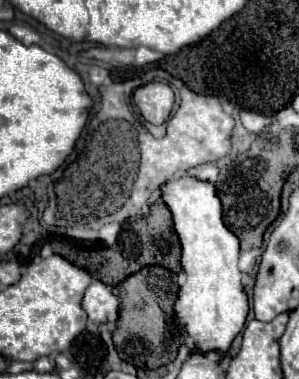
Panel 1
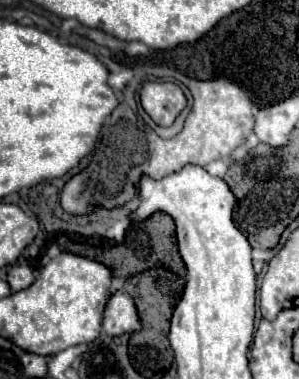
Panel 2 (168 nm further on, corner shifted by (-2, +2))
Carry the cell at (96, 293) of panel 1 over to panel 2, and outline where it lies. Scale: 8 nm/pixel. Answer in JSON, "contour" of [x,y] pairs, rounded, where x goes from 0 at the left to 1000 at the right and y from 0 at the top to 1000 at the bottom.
{"contour":[[[385,770],[365,786],[344,828],[344,871],[365,887],[445,881],[472,871],[472,850],[445,786],[425,786],[411,770]]]}

